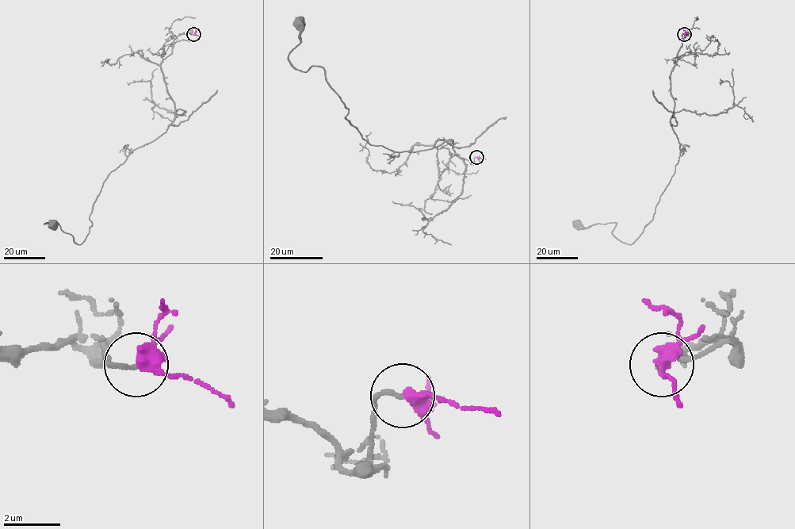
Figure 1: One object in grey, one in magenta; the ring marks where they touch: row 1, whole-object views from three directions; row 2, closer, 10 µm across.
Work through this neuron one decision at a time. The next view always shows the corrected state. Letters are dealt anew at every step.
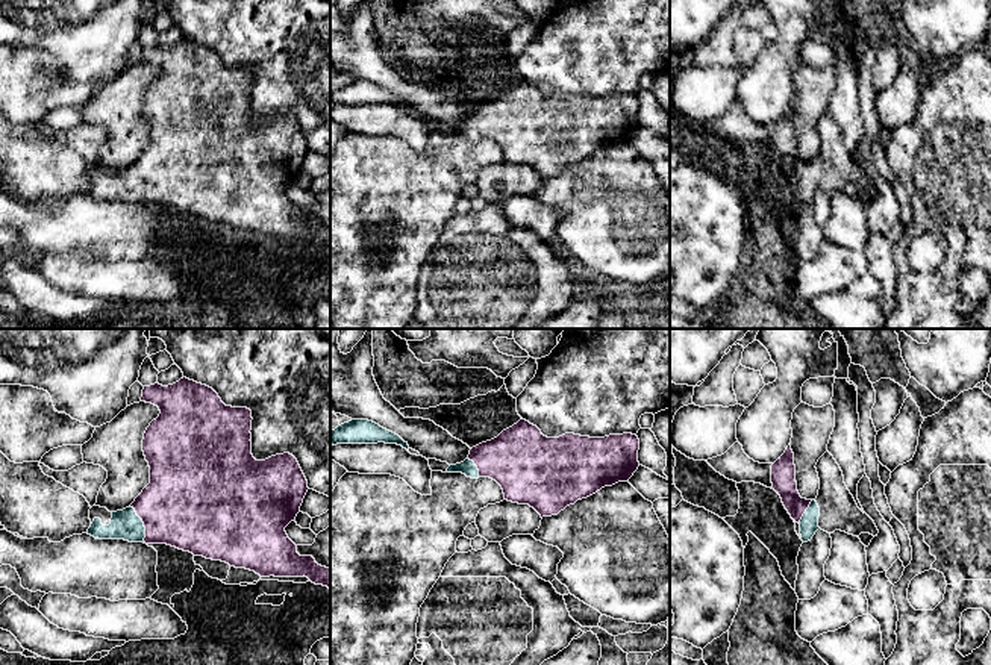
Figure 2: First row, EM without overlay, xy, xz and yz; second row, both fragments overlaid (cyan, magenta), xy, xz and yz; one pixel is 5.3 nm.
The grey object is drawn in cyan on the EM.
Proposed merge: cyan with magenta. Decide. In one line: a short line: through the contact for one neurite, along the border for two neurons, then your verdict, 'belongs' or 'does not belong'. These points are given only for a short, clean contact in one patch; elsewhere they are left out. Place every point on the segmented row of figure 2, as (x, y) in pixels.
line xy (125, 524), (143, 523), (185, 505); belongs

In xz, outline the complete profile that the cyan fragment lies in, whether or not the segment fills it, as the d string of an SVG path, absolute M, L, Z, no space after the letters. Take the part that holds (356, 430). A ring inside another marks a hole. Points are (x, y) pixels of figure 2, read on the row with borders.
M352 420L330 432L330 447L336 444L397 444L409 450L399 435L368 420Z

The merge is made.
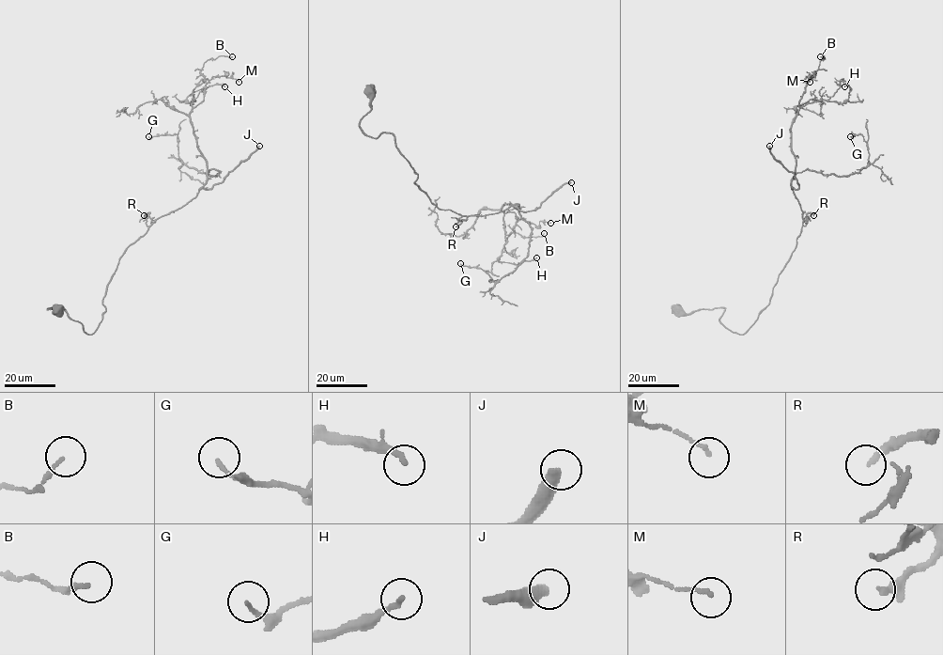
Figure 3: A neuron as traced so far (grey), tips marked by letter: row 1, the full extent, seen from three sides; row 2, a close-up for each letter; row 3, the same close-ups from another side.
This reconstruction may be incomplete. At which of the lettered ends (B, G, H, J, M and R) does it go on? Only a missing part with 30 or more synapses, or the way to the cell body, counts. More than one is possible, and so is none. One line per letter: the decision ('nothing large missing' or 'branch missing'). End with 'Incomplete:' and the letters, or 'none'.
B: nothing large missing
G: nothing large missing
H: nothing large missing
J: branch missing
M: nothing large missing
R: nothing large missing
Incomplete: J

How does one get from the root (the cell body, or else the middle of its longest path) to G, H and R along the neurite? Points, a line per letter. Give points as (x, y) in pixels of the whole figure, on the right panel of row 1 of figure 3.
G: (677, 310), (723, 307), (725, 327), (749, 328), (800, 233), (793, 177), (857, 173), (867, 143), (850, 136)
H: (677, 310), (723, 307), (719, 320), (743, 335), (768, 304), (803, 222), (794, 118), (845, 101), (844, 86)
R: (677, 310), (678, 314), (689, 314), (723, 307), (719, 320), (743, 335), (768, 304), (807, 215), (813, 215)

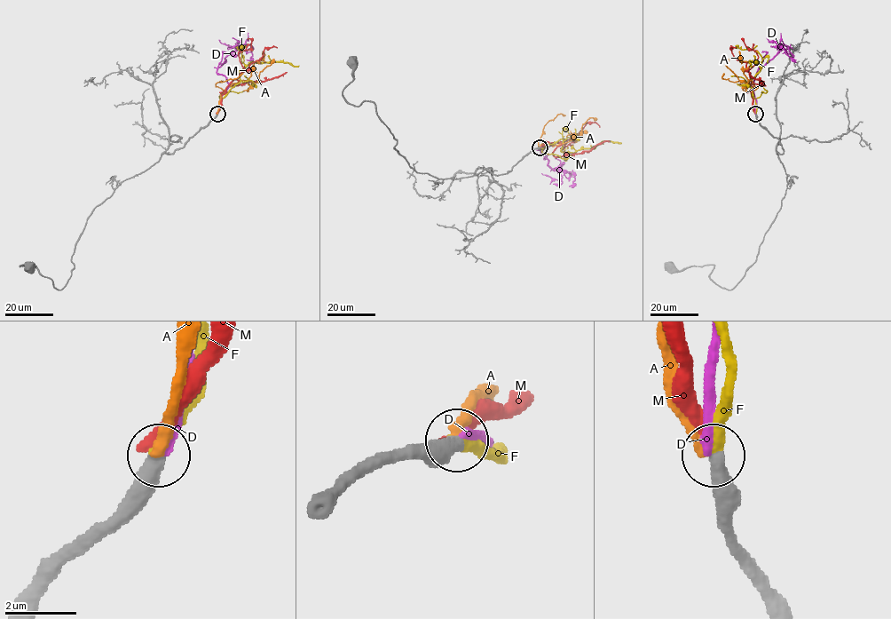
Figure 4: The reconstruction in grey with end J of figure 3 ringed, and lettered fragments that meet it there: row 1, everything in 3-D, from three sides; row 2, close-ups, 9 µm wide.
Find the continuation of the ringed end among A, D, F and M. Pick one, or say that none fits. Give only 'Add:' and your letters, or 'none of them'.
Add: F

